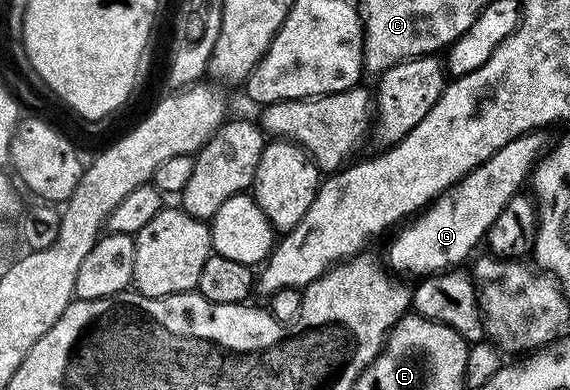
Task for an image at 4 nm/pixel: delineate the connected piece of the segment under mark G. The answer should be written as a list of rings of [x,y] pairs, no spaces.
[[[529,131],[516,137],[516,141],[508,141],[504,149],[492,153],[488,161],[469,171],[459,183],[443,191],[421,214],[411,218],[386,251],[385,262],[389,270],[394,273],[407,271],[410,275],[425,277],[457,268],[466,258],[469,260],[475,254],[474,246],[478,242],[481,244],[490,232],[492,221],[500,217],[500,209],[504,209],[511,197],[523,190],[522,182],[531,178],[538,160],[546,154],[548,142],[544,136],[542,131]]]

